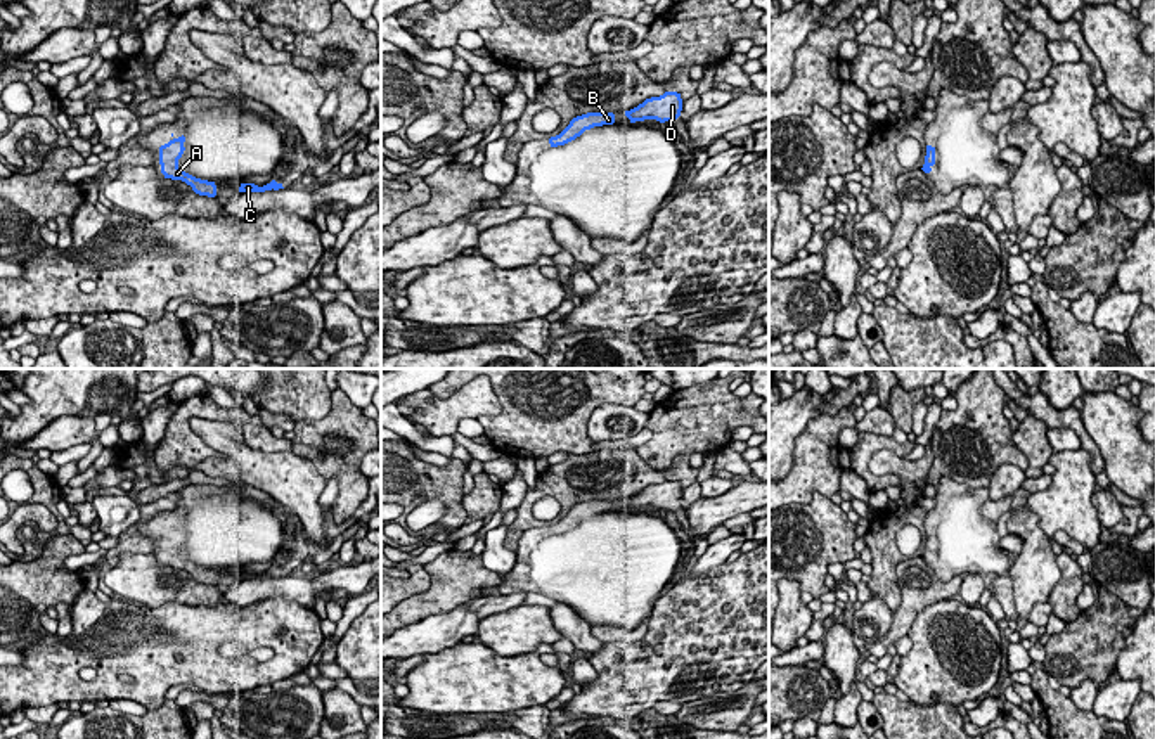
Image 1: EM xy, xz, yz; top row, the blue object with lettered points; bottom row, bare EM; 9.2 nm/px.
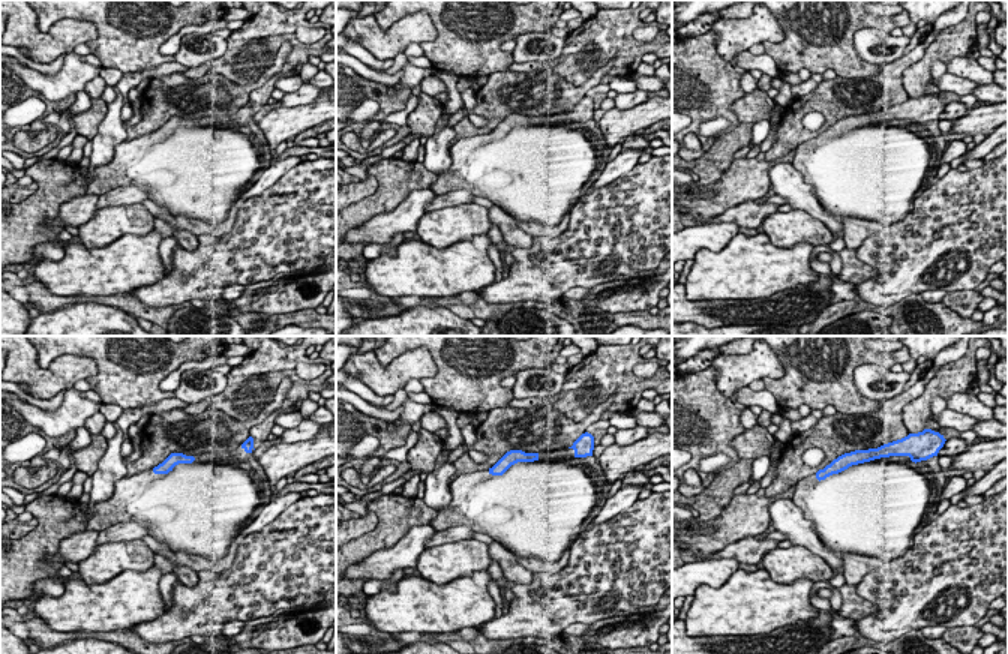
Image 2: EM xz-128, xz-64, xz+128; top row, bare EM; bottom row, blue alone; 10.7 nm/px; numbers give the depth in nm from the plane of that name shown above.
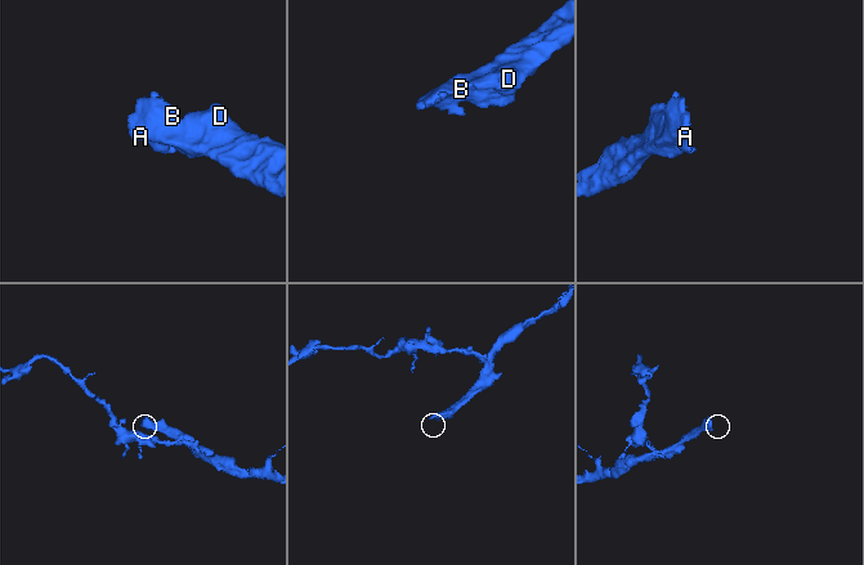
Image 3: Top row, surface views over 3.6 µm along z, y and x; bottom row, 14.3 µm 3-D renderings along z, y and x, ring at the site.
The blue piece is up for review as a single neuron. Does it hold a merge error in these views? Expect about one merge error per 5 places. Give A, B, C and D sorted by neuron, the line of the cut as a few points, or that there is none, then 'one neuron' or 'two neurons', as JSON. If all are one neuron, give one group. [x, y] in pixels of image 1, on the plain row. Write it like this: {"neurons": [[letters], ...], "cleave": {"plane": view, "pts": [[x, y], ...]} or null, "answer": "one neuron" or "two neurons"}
{"neurons": [["A", "B", "C", "D"]], "cleave": null, "answer": "one neuron"}

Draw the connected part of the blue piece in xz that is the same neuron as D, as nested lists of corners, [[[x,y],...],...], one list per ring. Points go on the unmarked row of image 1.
[[[665,479],[660,485],[646,486],[637,495],[625,498],[630,511],[656,507],[660,511],[675,509],[682,498],[682,486],[677,479]]]

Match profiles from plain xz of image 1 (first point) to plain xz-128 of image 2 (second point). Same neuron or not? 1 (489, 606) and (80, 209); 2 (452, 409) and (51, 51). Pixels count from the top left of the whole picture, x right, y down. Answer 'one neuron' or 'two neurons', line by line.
1: two neurons
2: one neuron

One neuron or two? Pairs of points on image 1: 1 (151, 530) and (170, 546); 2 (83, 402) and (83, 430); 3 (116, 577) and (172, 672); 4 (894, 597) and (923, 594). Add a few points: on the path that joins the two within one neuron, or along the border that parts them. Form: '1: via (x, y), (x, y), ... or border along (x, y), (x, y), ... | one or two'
1: via (156, 532), (165, 540) | one
2: border along (92, 416), (58, 416), (44, 426) | two
3: border along (115, 594), (148, 606), (161, 606), (172, 599) | two
4: border along (908, 558), (897, 566), (901, 603), (892, 611) | two

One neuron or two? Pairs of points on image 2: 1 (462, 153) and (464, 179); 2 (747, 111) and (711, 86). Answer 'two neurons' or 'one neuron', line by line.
1: one neuron
2: two neurons

